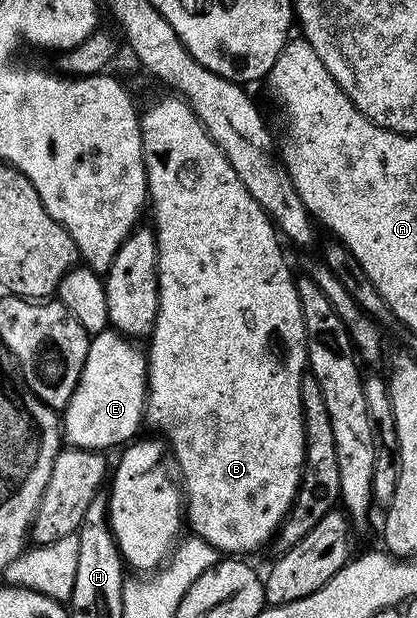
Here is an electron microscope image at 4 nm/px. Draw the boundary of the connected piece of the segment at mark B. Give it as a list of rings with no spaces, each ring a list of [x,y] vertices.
[[[170,93],[167,99],[162,99],[159,103],[151,105],[147,111],[143,110],[140,115],[142,124],[142,156],[144,157],[144,169],[146,170],[146,189],[148,192],[149,210],[154,210],[154,223],[152,222],[152,230],[156,241],[158,242],[158,296],[160,297],[160,305],[158,306],[158,316],[154,322],[154,329],[148,336],[148,366],[146,369],[146,413],[144,416],[145,426],[148,428],[155,427],[158,432],[164,436],[165,442],[168,444],[169,450],[172,452],[172,459],[178,462],[177,474],[180,476],[180,490],[184,496],[184,519],[191,527],[193,534],[202,538],[210,546],[214,546],[219,553],[225,553],[230,557],[245,556],[245,551],[254,551],[257,547],[262,547],[273,540],[274,535],[278,532],[279,525],[285,521],[290,513],[290,506],[294,504],[294,498],[298,492],[299,485],[302,484],[302,466],[306,460],[306,434],[304,433],[304,417],[302,416],[302,402],[300,401],[300,385],[302,384],[302,376],[307,370],[306,361],[306,330],[304,329],[304,313],[300,313],[300,297],[296,293],[296,275],[290,272],[290,263],[286,260],[286,255],[282,252],[283,240],[280,238],[279,232],[276,230],[273,219],[267,215],[266,211],[254,200],[252,193],[248,193],[248,189],[244,189],[244,181],[240,181],[240,177],[236,177],[236,169],[232,169],[232,165],[228,165],[228,157],[216,145],[216,141],[212,141],[212,137],[208,137],[208,133],[204,129],[204,125],[196,117],[196,113],[186,104],[181,97]]]

